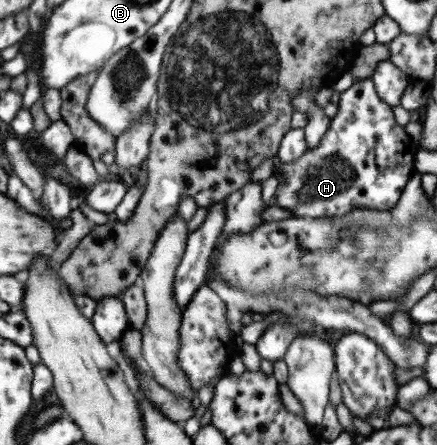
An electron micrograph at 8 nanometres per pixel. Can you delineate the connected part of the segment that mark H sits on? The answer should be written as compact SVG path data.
M370 79L355 80L350 88L335 96L340 99L337 112L330 119L330 126L318 141L318 146L293 162L280 162L272 171L272 176L276 176L280 183L271 203L298 218L340 218L354 208L386 211L400 200L406 181L416 172L413 160L420 148L404 128L396 124L391 107L378 99Z

